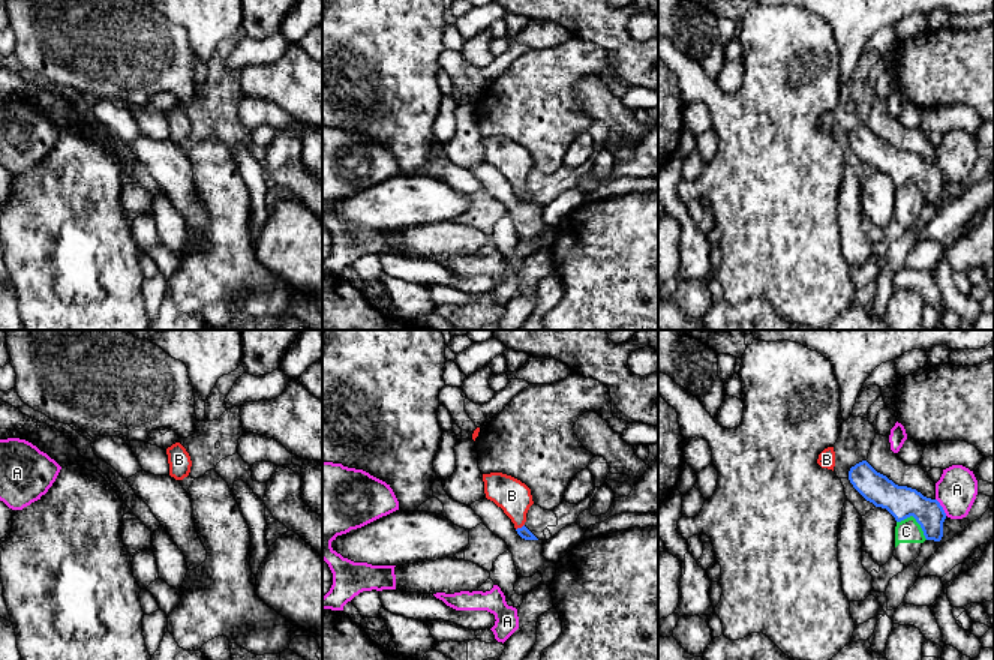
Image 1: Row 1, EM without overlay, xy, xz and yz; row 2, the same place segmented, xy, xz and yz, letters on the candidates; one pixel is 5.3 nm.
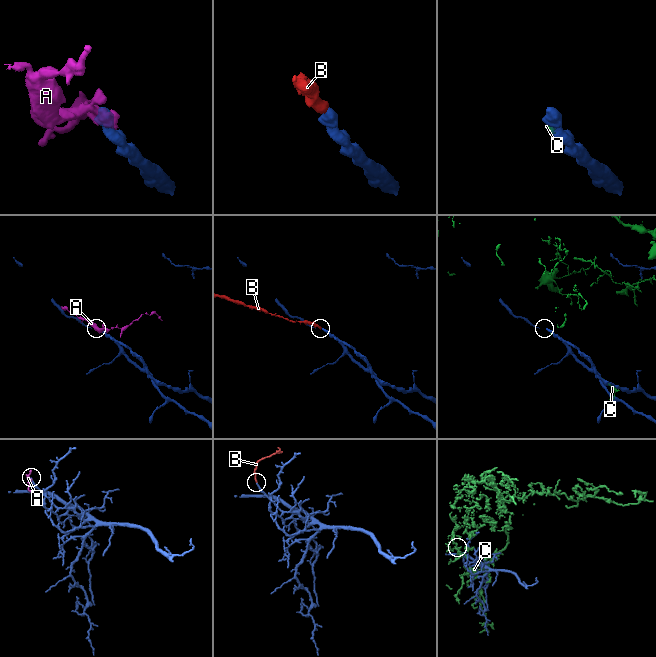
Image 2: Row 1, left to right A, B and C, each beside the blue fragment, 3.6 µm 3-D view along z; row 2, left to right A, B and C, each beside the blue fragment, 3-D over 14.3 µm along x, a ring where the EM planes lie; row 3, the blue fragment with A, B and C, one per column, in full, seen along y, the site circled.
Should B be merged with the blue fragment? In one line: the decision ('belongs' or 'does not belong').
belongs

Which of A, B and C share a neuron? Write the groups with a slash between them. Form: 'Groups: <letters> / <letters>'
Groups: A / B / C

